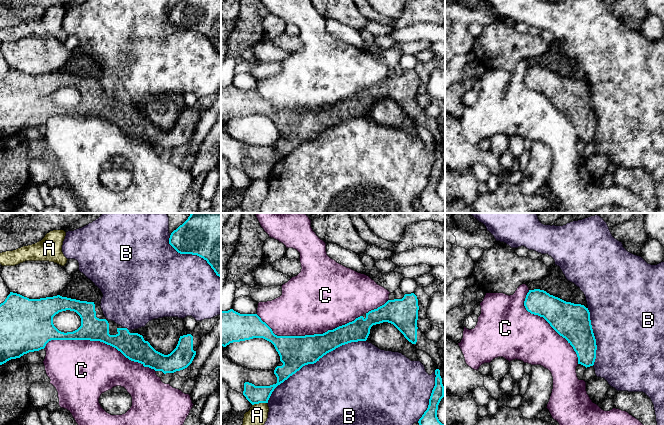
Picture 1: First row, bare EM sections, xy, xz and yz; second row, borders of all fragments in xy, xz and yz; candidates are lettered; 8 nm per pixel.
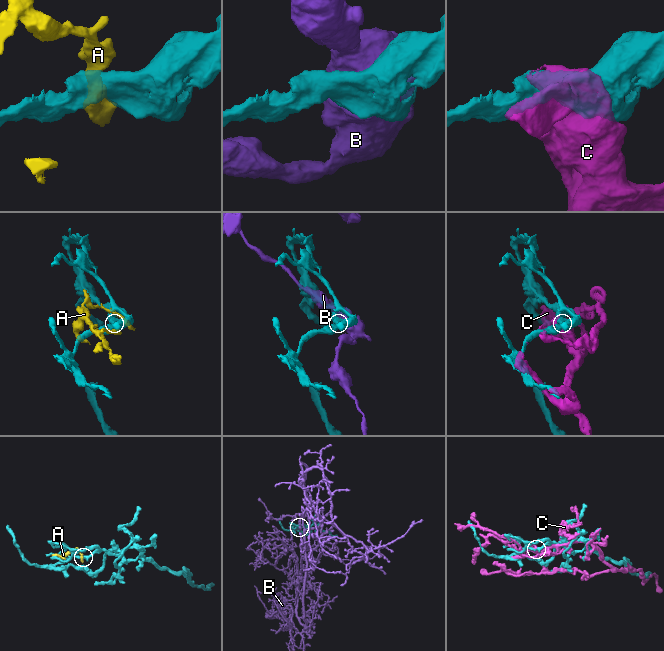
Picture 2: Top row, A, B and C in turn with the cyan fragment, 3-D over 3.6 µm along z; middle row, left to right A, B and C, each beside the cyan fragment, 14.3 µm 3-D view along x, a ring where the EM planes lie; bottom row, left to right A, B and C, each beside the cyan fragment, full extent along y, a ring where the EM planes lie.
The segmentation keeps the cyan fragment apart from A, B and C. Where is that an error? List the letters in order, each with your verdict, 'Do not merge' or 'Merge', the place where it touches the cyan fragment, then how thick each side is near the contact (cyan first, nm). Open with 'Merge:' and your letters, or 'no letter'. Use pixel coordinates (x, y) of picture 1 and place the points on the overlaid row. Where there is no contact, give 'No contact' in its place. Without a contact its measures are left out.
Merge: no letter
A: Do not merge. Touches cyan at xz (259, 402). Thickness 140 nm (cyan) against 160 nm
B: Do not merge. Touches cyan at xz (312, 363). Thickness 260 nm (cyan) against 500 nm
C: Do not merge. Touches cyan at xy (99, 340). Thickness 190 nm (cyan) against 460 nm

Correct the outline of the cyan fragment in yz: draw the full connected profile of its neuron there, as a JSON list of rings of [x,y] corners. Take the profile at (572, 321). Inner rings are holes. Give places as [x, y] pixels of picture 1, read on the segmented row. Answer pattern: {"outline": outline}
{"outline": [[[540,289],[529,290],[524,306],[531,314],[543,317],[560,336],[568,341],[577,354],[578,364],[586,368],[594,365],[597,345],[588,308],[581,304],[566,302]]]}

